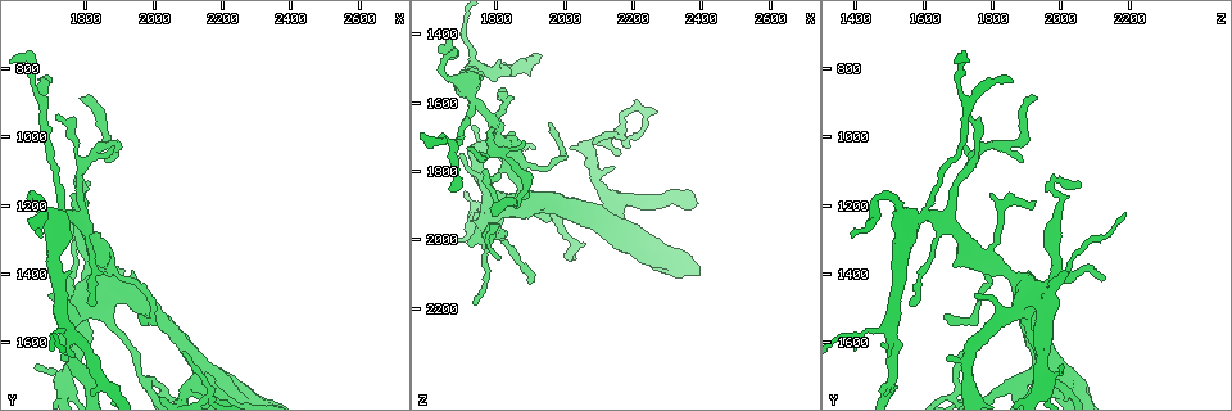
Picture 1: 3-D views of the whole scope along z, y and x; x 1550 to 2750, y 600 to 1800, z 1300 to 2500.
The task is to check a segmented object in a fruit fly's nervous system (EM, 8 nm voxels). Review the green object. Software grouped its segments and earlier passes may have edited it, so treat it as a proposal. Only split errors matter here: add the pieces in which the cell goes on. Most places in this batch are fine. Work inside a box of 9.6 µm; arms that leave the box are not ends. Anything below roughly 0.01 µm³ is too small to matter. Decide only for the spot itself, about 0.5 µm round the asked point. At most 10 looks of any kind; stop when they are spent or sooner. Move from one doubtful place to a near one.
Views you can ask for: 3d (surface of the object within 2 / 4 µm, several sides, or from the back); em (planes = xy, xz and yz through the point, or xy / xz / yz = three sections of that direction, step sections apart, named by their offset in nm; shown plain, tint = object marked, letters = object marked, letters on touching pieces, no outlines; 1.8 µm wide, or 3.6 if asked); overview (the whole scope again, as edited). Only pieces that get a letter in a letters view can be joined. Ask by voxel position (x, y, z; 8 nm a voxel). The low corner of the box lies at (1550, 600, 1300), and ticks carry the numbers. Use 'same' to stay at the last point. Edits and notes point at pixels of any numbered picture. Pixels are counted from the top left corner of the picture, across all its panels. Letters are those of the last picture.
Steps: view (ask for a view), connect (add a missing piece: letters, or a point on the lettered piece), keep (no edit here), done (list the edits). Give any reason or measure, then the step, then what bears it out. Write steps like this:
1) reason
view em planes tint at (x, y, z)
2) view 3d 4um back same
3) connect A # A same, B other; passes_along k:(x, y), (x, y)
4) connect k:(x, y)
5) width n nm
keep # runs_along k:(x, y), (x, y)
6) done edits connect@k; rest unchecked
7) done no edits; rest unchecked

tapers out
view em planes plain at (1790, 880, 1920)

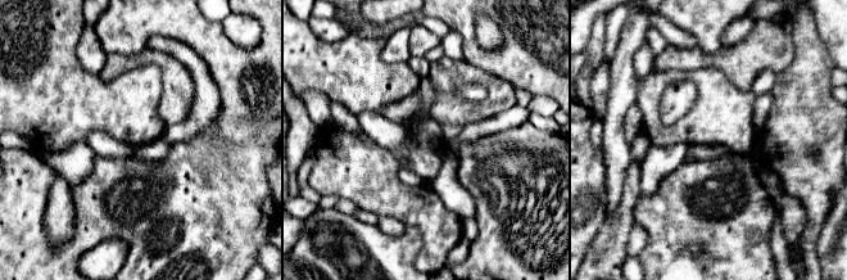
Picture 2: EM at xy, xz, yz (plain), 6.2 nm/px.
view em planes letters same

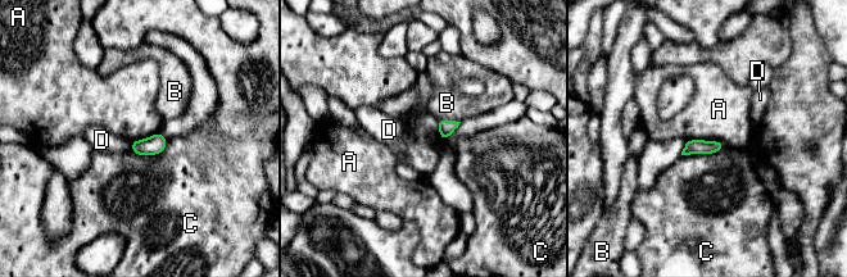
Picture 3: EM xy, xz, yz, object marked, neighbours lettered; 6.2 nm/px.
keep # A other, B other, C other, D other; border 3:(687, 139), (720, 140), (725, 145); no lettered piece goes on from it

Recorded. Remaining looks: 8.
view 3d 2um at (1820, 1140, 2060)

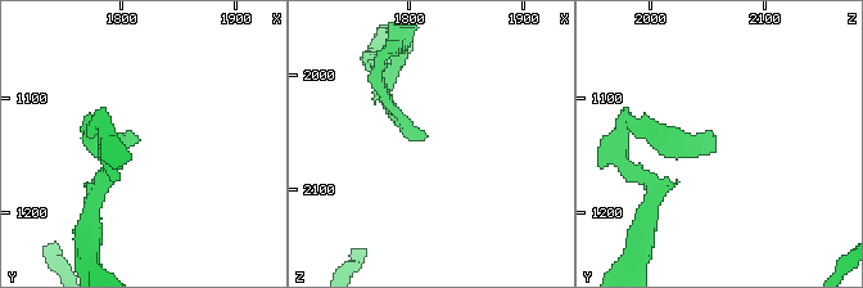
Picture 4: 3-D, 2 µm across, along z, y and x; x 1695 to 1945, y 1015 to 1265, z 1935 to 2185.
view em planes letters at (1810, 1134, 2054)

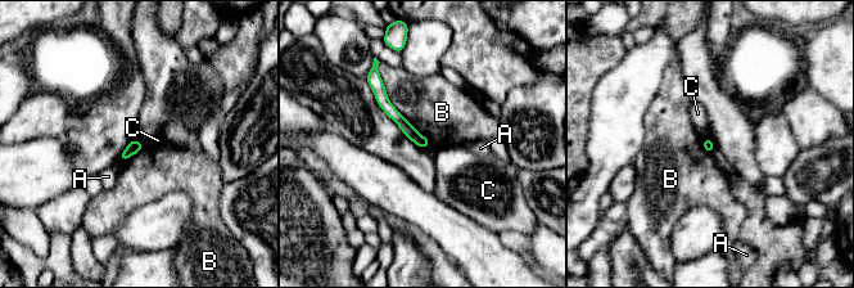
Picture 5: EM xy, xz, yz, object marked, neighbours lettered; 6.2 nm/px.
width 80 nm
keep # A other, B other, C other; none of them fits

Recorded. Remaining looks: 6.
thin arm on a thick one
view em planes plain at (1780, 1480, 1950)

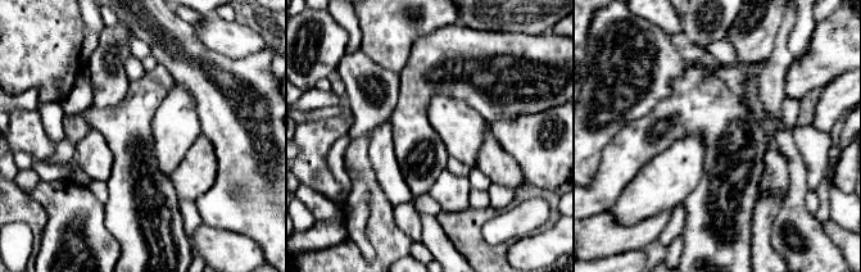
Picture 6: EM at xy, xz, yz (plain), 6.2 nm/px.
see the neighbours
view em planes letters same

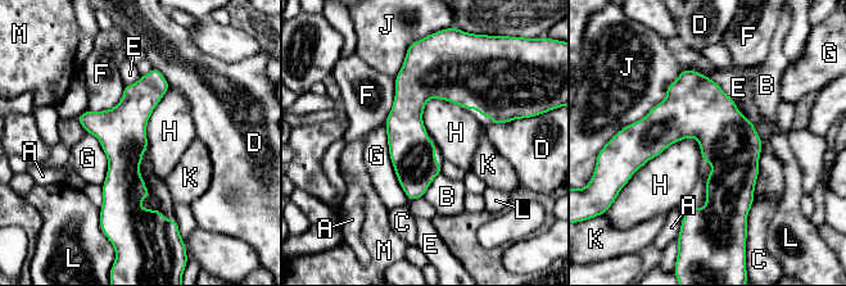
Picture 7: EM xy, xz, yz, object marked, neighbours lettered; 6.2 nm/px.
keep # A other, B other, C other, D other, E other, F other, G other, H other, J other, K other, L other, M other; runs_along 7:(154, 72), (126, 122), (131, 219); no lettered piece goes on from it

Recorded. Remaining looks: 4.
view 3d 2um at (2140, 1680, 1950)

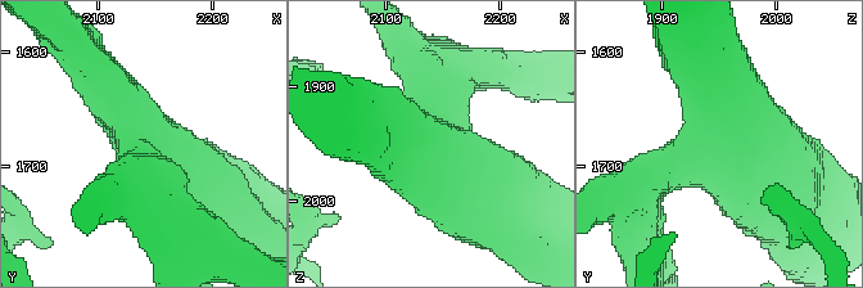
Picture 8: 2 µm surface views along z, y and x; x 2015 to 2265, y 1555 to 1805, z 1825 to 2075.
arms 4; need the tissue
view em xz step 4 tint at (2136, 1670, 1946)

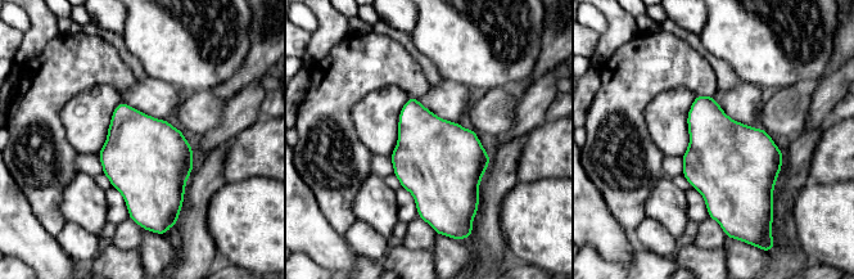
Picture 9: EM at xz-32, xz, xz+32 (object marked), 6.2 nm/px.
view em planes letters same

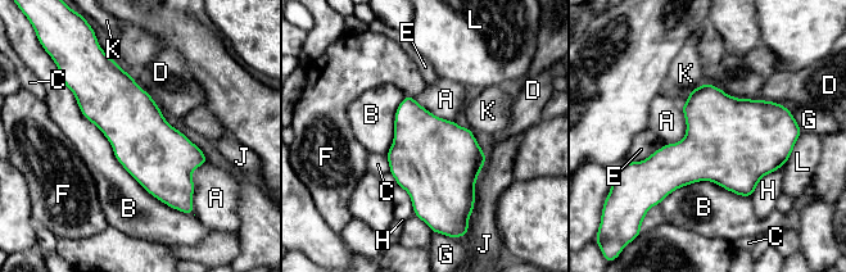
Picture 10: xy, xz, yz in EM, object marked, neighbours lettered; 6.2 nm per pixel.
keep # A other, B other, C other, D other, E other, F other, G other, H other, J other, K other, L other; no lettered piece goes on from it

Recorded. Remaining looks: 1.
done no edits; rest unchecked

